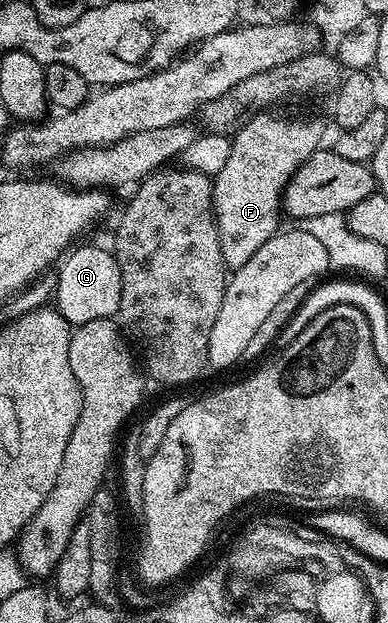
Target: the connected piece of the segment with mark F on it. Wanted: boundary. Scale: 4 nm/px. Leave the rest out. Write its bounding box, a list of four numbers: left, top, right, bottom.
[212,112,322,271]

